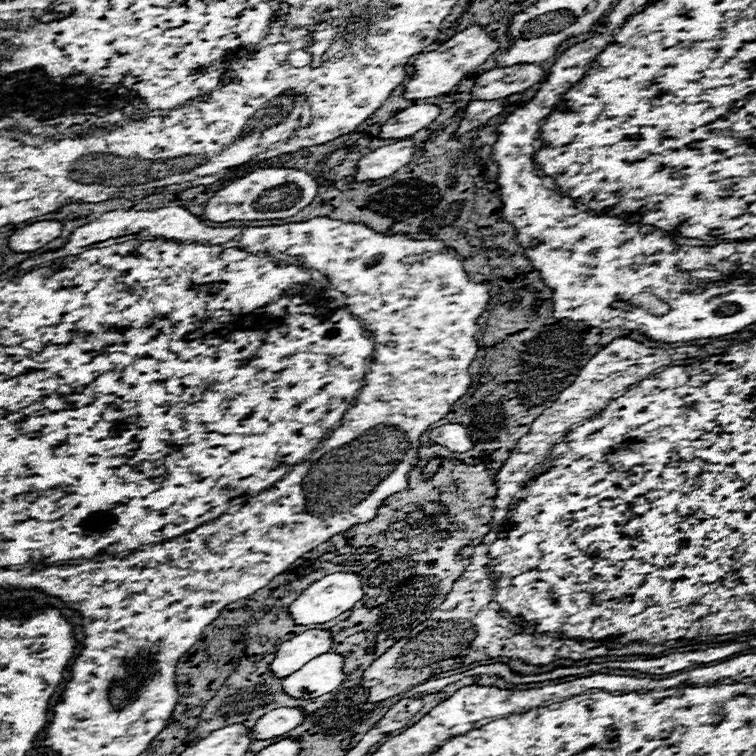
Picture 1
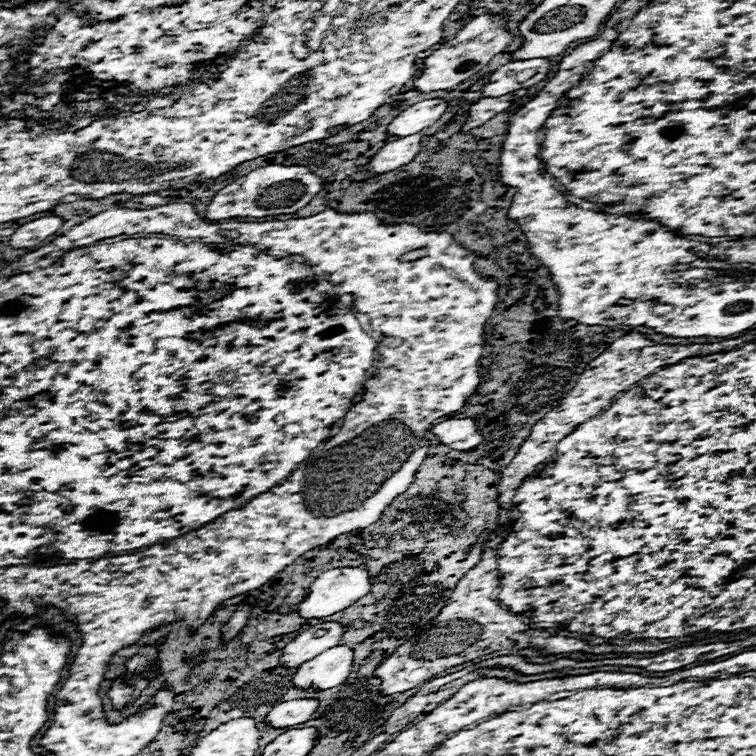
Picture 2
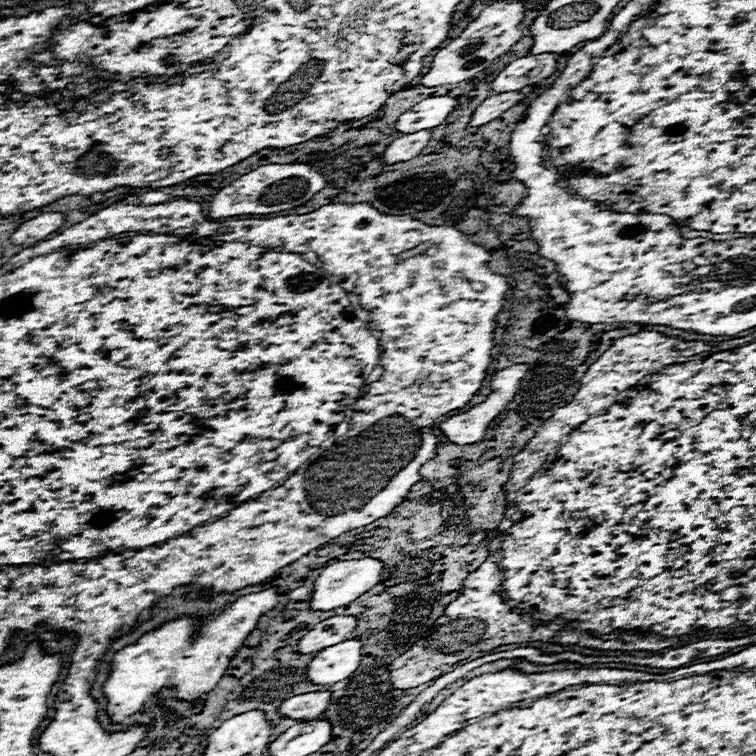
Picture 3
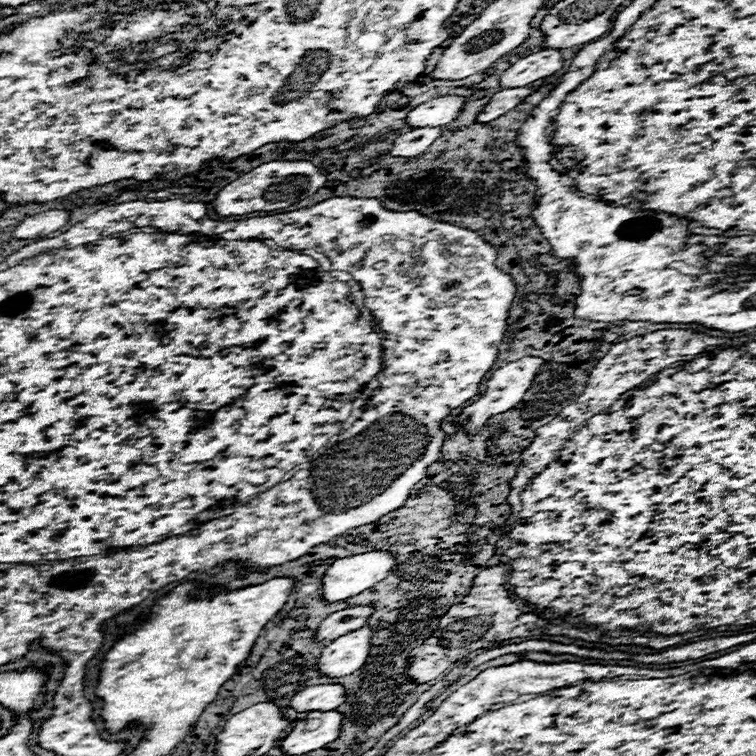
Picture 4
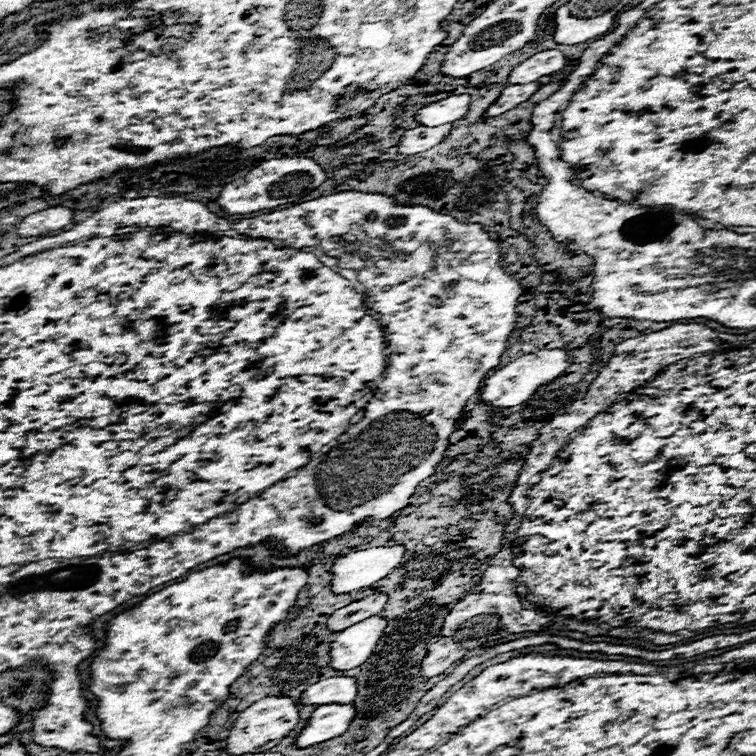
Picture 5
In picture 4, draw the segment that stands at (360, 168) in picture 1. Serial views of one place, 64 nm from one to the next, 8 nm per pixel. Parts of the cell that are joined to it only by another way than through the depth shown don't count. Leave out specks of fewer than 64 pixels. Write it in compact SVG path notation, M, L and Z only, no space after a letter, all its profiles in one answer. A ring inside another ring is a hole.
M414 128L398 136L390 148L390 156L414 158L426 152L426 148L442 134L442 128Z

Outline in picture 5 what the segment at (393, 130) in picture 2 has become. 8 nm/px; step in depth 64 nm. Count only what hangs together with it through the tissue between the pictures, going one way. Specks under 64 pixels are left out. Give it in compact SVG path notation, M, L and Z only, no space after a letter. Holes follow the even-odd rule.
M468 94L448 96L444 100L438 100L438 102L422 106L414 114L414 120L418 124L428 124L428 126L450 124L454 120L460 120L468 112L468 106L470 106L470 96Z

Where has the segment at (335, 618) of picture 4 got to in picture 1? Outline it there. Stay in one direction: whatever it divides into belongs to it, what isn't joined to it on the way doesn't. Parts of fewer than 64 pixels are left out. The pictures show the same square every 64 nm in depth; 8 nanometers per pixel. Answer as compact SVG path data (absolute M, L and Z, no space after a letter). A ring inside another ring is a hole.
M308 630L304 634L294 636L292 640L284 642L276 650L276 658L270 664L270 672L276 678L286 678L288 674L302 668L308 660L330 650L332 636L328 630Z

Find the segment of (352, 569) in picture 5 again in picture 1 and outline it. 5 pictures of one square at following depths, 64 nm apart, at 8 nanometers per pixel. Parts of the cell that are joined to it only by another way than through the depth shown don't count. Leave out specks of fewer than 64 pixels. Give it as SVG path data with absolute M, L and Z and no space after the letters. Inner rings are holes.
M328 574L324 578L320 578L318 582L314 582L312 586L308 586L296 602L292 602L288 606L290 618L296 622L296 626L308 626L308 624L326 624L330 620L334 620L336 616L340 616L342 612L350 610L358 600L362 600L364 592L362 592L362 584L360 578L356 574Z

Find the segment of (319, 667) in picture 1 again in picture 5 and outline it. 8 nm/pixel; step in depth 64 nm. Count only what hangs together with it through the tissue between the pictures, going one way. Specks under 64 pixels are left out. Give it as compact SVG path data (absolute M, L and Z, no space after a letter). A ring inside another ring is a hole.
M372 616L336 634L336 640L330 646L330 666L338 672L346 672L364 664L370 658L384 628L386 620Z

